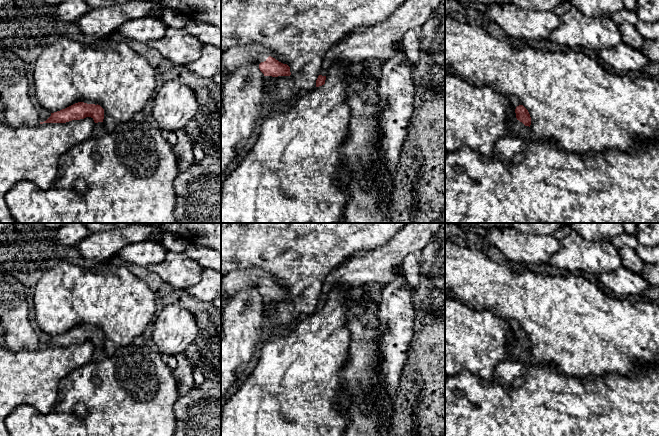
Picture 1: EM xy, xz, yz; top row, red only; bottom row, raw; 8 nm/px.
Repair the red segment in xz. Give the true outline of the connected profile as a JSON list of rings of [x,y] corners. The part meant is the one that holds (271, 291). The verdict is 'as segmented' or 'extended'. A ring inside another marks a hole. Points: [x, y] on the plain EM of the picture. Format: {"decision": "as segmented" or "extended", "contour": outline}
{"decision": "extended", "contour": [[[260,268],[239,269],[221,278],[221,288],[229,295],[256,286],[264,300],[290,300],[290,291],[270,280],[270,274]]]}

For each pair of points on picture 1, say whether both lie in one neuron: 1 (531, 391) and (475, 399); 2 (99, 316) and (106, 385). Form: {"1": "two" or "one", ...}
{"1": "one", "2": "two"}

